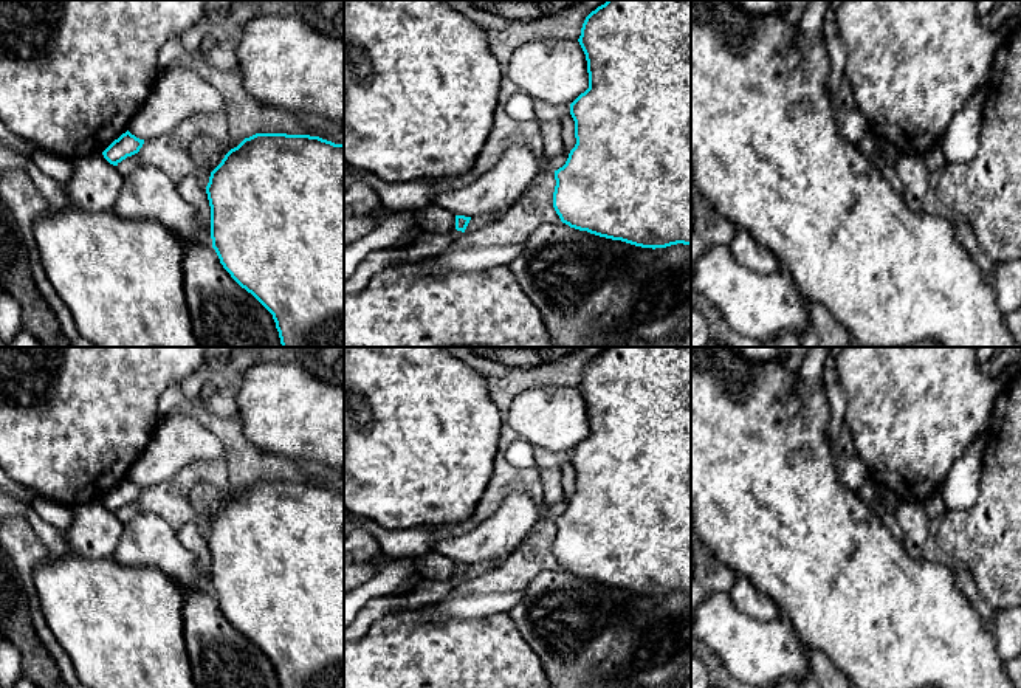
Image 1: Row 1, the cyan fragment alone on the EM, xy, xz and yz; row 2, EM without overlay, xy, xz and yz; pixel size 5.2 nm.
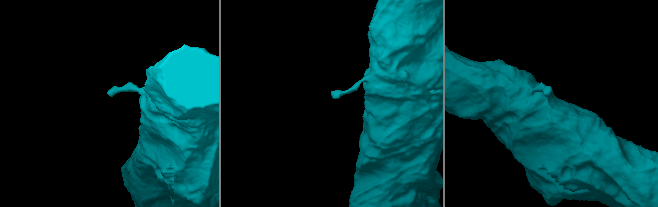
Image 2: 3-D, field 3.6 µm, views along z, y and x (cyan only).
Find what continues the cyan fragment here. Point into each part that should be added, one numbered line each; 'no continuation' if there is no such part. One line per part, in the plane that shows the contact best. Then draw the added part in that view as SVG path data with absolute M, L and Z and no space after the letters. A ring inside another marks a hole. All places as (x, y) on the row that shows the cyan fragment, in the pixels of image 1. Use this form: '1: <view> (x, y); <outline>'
no continuation

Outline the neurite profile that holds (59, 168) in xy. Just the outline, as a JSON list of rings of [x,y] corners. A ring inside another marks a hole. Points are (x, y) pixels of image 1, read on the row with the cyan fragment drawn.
[[[34,149],[28,160],[56,181],[67,183],[71,178],[73,163],[65,157]]]

